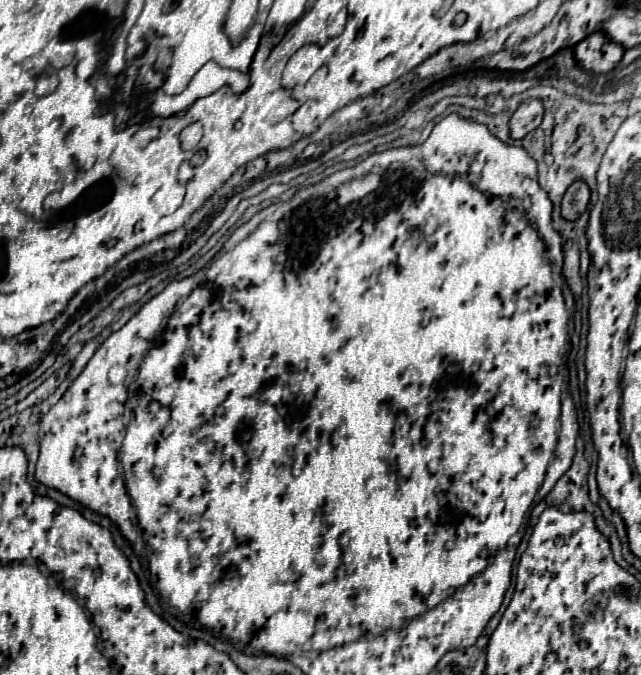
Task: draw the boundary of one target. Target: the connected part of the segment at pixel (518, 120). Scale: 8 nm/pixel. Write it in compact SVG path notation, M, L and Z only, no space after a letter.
M527 100L511 116L511 138L525 138L525 134L539 128L543 120L543 102Z

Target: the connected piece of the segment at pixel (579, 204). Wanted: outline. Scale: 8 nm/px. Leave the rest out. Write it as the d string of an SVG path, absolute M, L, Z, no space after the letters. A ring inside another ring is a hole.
M577 180L567 188L563 196L561 216L565 220L577 220L585 212L587 204L589 204L589 186L583 180Z

